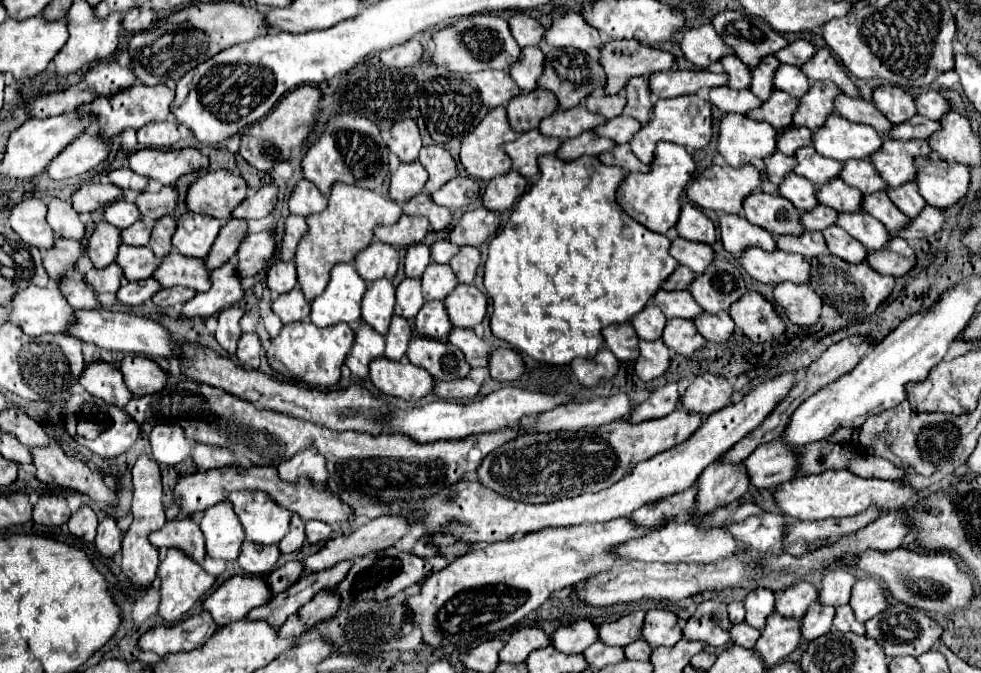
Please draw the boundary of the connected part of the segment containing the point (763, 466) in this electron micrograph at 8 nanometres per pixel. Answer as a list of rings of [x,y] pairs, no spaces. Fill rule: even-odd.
[[[770,442],[756,448],[742,466],[748,472],[750,484],[754,488],[774,488],[782,482],[788,482],[796,474],[796,456],[794,450],[784,448],[780,442]]]

